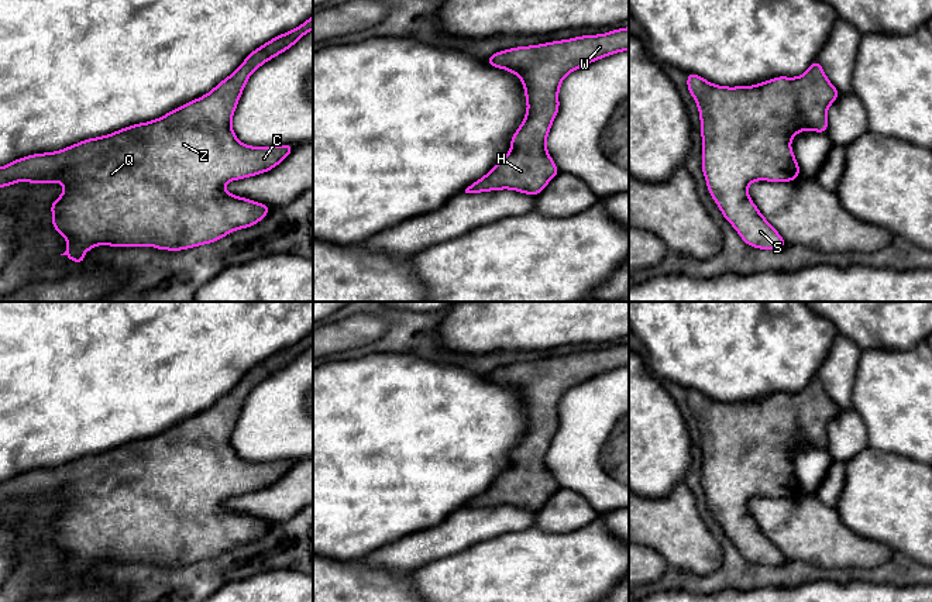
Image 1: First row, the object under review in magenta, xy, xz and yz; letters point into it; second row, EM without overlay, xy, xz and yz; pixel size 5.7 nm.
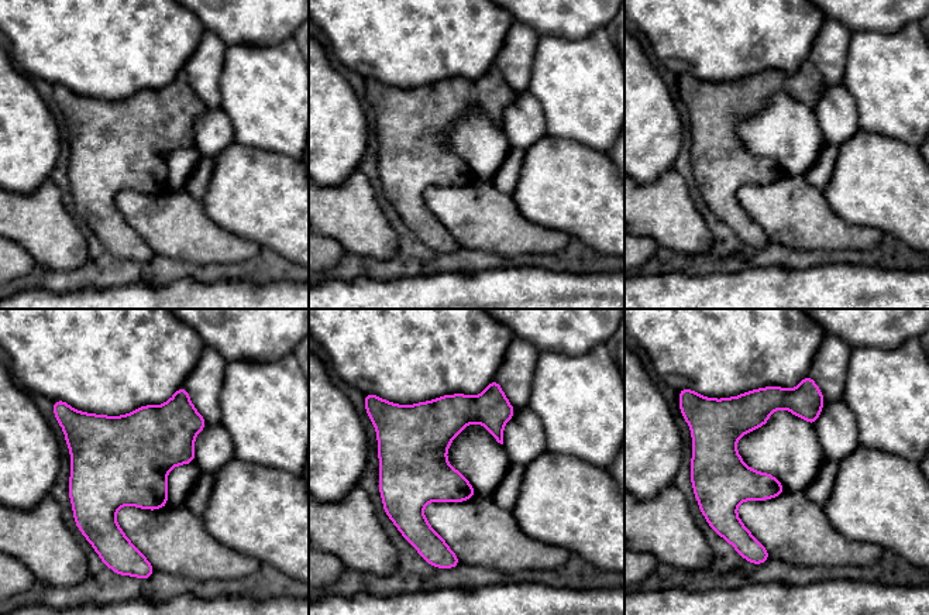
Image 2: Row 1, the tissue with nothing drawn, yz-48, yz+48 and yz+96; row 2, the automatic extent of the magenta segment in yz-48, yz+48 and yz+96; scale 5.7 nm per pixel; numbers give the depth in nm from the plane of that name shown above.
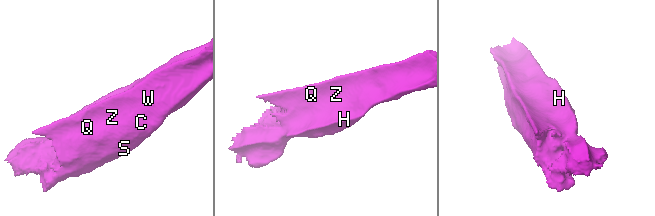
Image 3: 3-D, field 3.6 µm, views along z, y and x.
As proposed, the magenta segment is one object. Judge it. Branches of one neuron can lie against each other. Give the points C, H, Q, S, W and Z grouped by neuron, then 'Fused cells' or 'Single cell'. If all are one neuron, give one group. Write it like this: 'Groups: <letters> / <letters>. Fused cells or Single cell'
Groups: C H Q S W Z. Single cell

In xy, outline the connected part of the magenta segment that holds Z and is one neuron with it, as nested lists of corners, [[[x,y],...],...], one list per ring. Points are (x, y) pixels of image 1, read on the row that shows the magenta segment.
[[[313,16],[295,30],[252,51],[207,94],[161,118],[113,134],[89,138],[56,152],[34,154],[0,168],[0,188],[27,180],[61,182],[65,192],[51,203],[52,226],[68,241],[63,254],[85,264],[82,255],[99,244],[179,251],[221,240],[234,230],[259,223],[269,206],[237,197],[223,186],[230,180],[265,173],[279,165],[295,145],[250,147],[238,141],[231,120],[251,73],[313,30]]]

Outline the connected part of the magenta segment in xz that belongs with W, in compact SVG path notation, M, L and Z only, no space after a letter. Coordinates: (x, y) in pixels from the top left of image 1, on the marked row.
M629 27L612 30L608 34L584 35L564 41L553 41L532 47L517 47L499 51L486 58L489 66L506 69L523 82L527 111L517 131L510 140L510 152L506 154L484 178L465 189L465 193L512 189L537 196L546 185L560 173L546 148L551 123L554 121L560 103L558 89L563 79L572 70L582 68L596 59L629 49Z

